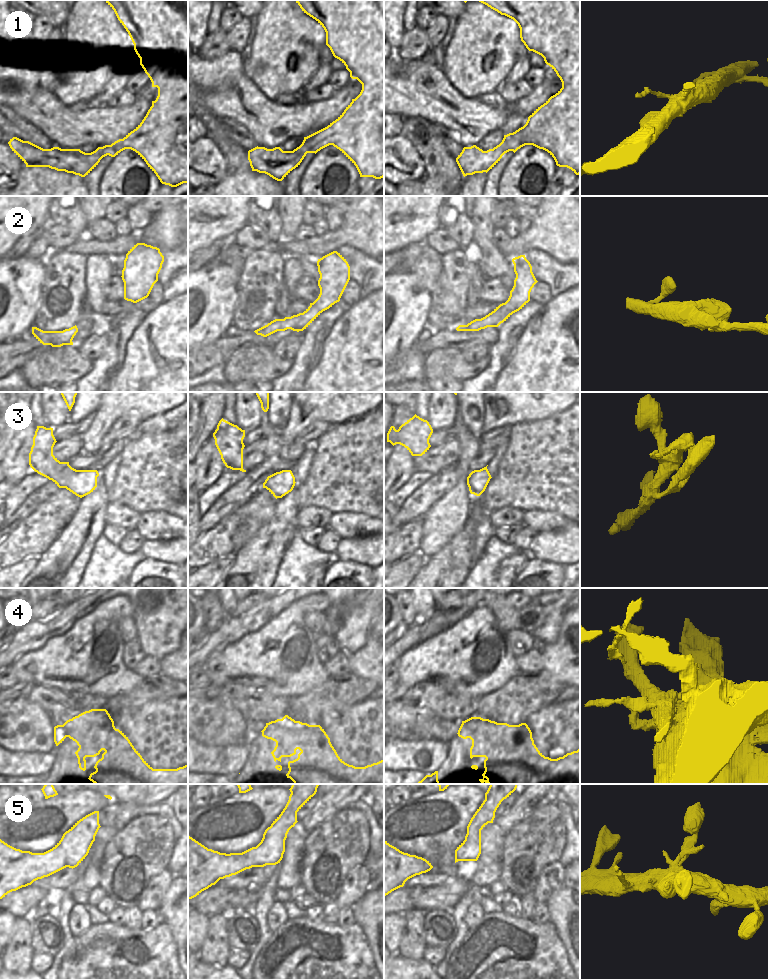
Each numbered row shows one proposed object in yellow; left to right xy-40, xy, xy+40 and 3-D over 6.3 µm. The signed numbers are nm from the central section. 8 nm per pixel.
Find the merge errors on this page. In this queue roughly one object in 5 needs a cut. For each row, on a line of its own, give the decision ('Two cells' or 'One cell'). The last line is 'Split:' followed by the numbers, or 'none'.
1: One cell
2: One cell
3: One cell
4: Two cells
5: One cell
Split: 4.

